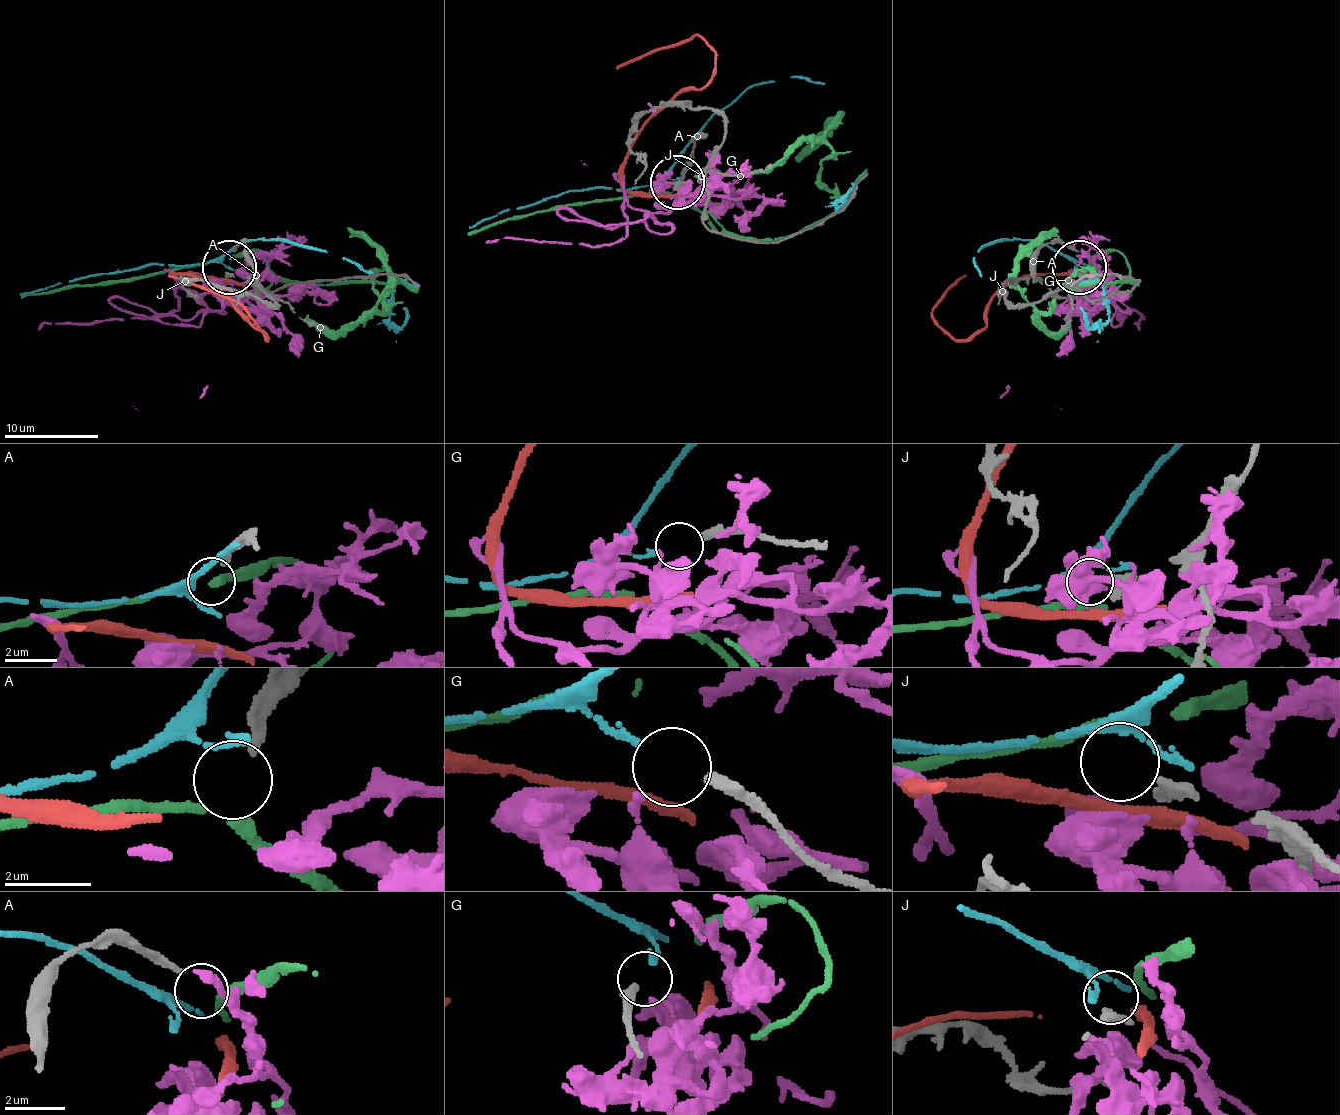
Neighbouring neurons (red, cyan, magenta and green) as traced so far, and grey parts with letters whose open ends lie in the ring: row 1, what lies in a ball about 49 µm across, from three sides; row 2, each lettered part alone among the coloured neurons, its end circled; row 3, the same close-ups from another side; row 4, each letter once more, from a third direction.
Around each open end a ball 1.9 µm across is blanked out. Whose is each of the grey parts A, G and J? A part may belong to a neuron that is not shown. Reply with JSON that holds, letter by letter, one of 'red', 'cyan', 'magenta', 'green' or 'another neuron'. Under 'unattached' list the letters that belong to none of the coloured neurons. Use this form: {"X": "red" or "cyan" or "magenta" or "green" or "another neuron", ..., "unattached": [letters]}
{"A": "green", "G": "cyan", "J": "another neuron", "unattached": ["J"]}

